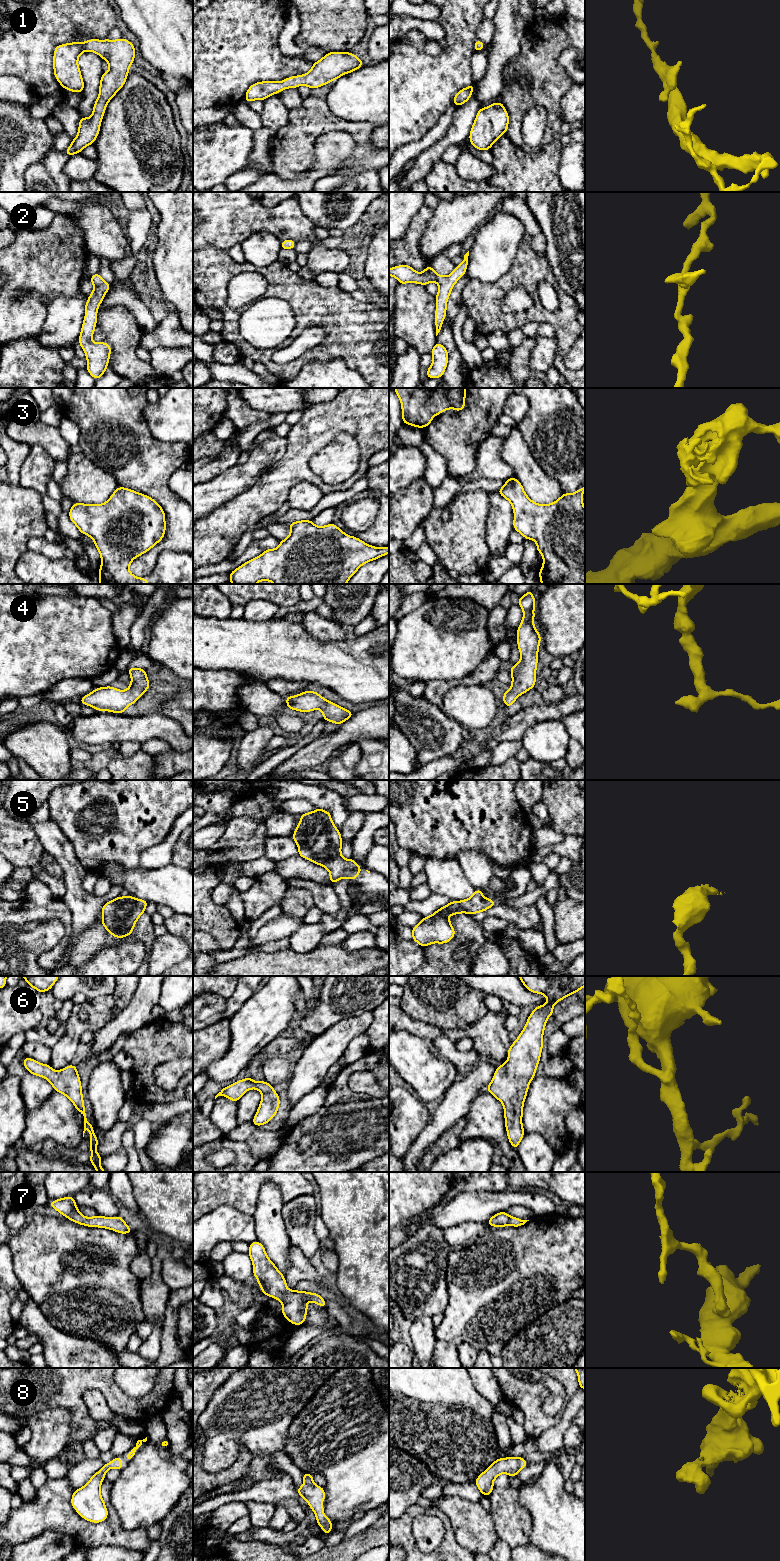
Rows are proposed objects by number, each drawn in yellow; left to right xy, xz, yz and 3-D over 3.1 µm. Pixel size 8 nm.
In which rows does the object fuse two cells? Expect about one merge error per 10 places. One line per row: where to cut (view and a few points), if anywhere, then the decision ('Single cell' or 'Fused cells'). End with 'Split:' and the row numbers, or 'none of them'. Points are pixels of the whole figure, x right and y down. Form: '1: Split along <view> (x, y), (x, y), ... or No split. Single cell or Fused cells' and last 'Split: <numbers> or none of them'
1: No split. Single cell
2: No split. Single cell
3: No split. Single cell
4: No split. Single cell
5: No split. Single cell
6: No split. Single cell
7: No split. Single cell
8: No split. Single cell
Split: none of them

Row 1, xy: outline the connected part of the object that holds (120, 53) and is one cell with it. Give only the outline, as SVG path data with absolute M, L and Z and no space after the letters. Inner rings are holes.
M125 38L91 39L83 43L58 45L54 49L53 56L54 76L66 90L83 93L84 82L78 66L78 58L84 51L94 52L106 60L109 70L101 76L99 97L95 101L92 115L89 118L81 116L77 136L64 151L69 157L81 153L86 146L94 144L106 106L124 86L136 55L134 45Z

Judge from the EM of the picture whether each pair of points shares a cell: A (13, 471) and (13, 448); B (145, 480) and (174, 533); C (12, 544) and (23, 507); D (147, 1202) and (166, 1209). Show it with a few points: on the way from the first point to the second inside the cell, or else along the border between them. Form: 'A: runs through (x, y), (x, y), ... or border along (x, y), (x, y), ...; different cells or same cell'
A: runs through (13, 465), (13, 454); same cell
B: runs through (159, 490), (173, 505), (174, 519); same cell
C: runs through (12, 535), (12, 518), (14, 516); same cell
D: runs through (152, 1202), (159, 1202), (161, 1204); same cell

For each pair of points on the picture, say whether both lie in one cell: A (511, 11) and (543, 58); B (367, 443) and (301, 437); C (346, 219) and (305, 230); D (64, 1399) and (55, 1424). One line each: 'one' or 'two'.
A: two
B: one
C: two
D: two

